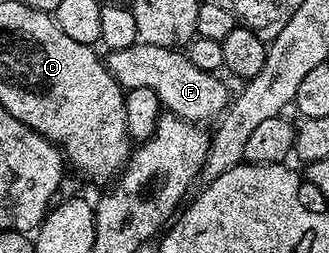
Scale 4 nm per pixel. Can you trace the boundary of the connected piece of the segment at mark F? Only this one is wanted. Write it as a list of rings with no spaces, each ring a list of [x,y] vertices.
[[[140,41],[129,45],[129,49],[107,51],[105,62],[107,72],[113,76],[120,87],[127,91],[153,89],[153,93],[157,93],[160,104],[176,119],[203,125],[206,124],[206,119],[214,120],[228,106],[227,87],[218,79],[220,76],[197,68],[187,53],[174,47],[149,45]]]

